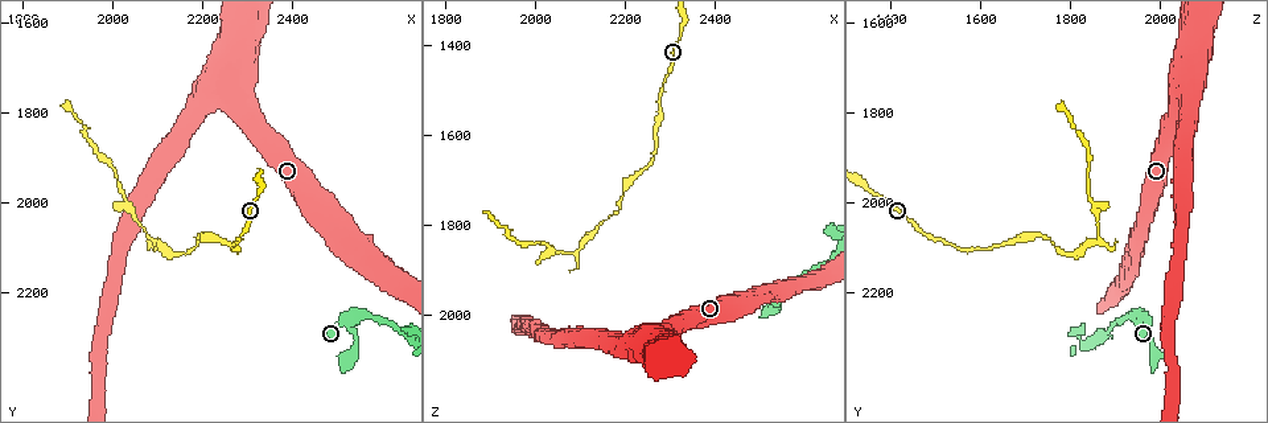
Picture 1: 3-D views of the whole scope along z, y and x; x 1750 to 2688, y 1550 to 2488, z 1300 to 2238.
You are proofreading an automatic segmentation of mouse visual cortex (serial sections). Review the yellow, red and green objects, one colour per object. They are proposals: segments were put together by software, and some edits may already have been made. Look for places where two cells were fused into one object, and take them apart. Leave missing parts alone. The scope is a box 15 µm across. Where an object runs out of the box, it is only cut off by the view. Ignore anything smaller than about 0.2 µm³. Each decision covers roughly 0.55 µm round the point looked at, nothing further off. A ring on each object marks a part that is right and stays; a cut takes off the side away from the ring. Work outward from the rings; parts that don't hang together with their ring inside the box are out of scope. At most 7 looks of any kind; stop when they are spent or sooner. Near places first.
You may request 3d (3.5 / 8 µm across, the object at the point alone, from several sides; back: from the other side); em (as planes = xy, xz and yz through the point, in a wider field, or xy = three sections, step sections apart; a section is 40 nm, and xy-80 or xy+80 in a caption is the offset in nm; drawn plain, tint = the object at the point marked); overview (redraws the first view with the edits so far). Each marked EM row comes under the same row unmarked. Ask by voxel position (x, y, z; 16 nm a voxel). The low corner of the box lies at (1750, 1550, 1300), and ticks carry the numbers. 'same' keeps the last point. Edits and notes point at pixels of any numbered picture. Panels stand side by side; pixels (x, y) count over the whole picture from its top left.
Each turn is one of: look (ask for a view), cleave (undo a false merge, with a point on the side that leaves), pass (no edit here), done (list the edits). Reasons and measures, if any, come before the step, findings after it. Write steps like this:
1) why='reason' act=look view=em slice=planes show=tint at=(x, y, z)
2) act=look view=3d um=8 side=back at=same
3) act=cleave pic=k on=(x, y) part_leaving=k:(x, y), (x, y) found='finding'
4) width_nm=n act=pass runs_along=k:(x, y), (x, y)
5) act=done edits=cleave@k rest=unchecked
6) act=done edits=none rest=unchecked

why='sudden change in width' act=look view=3d um=3.5 at=(2550, 2250, 1940)

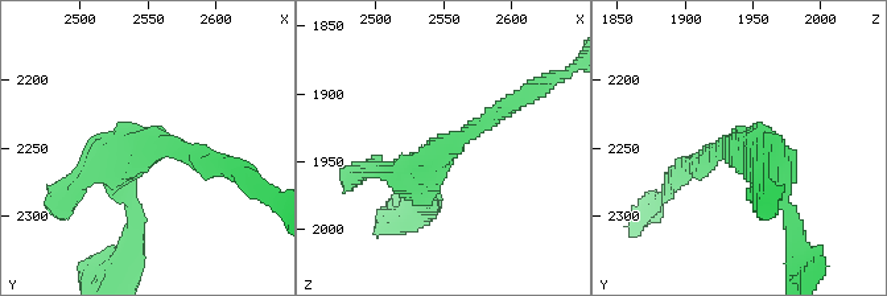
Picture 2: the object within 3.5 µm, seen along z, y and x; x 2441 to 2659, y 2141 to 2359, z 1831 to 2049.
arm_widths_nm=200,250 act=look view=em slice=xy step=1 show=tint at=(2554, 2246, 1944)

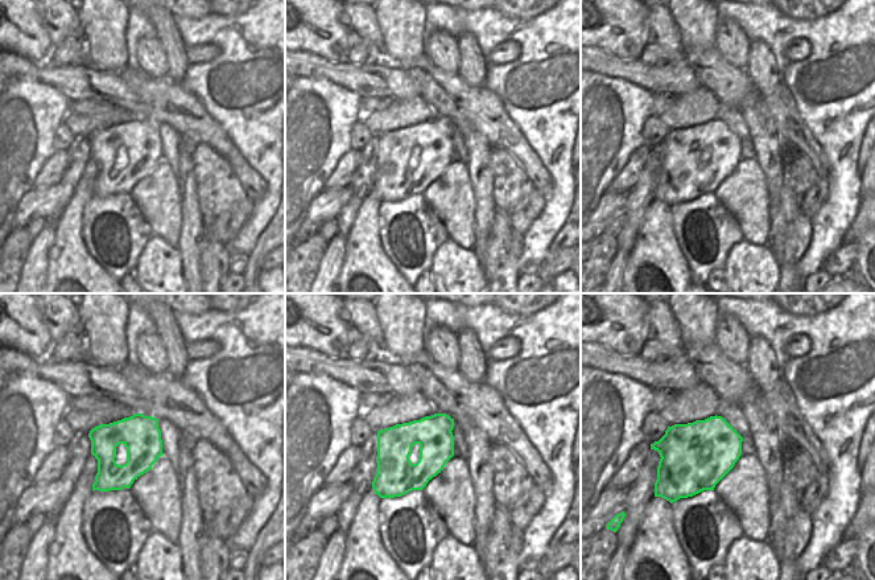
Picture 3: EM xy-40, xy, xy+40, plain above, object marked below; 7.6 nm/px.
act=pass runs_along=2:(378, 167), (423, 173), (515, 102) found='one cell here'

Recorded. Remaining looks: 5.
why='thin neck' act=look view=3d um=3.5 at=(2645, 2290, 1880)

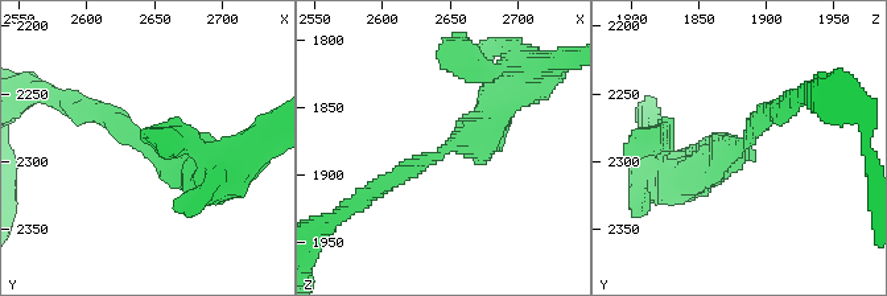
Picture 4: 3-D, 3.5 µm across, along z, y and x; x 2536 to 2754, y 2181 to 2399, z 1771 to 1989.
arm_widths_nm=250,500 act=look view=em slice=xy step=1 show=tint at=(2646, 2286, 1882)

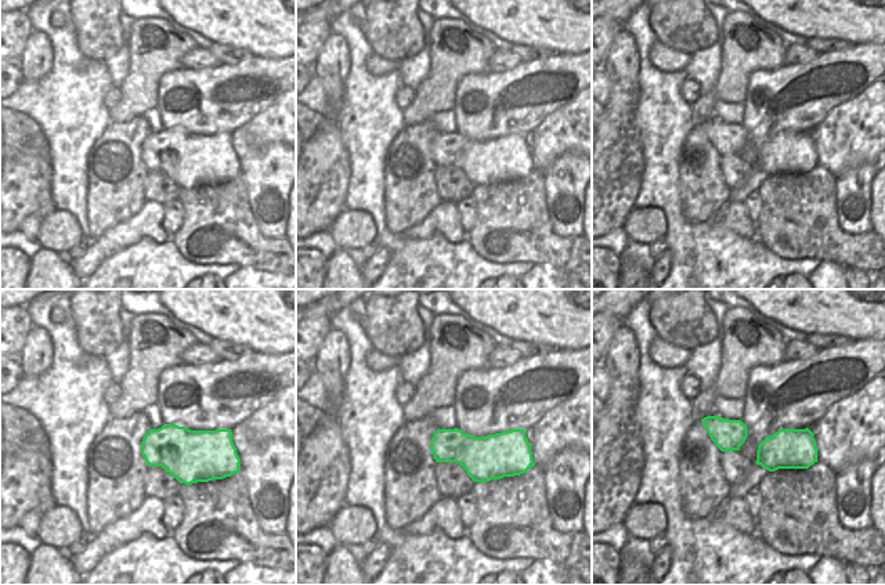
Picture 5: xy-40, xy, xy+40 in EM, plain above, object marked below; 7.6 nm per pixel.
act=pass runs_along=4:(375, 190), (481, 136), (496, 102) found='continuous, no second cell'

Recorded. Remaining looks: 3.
act=look view=3d um=3.5 at=(2070, 2055, 1865)

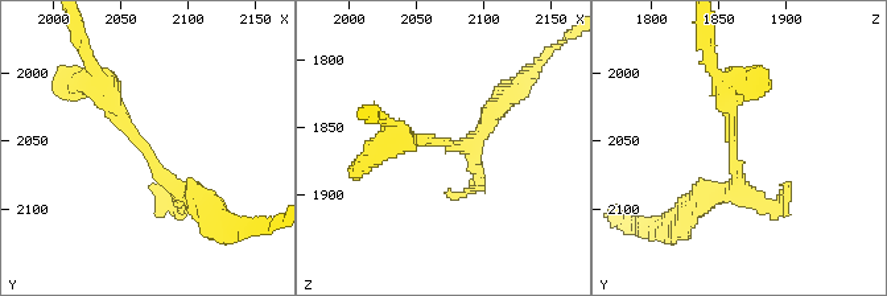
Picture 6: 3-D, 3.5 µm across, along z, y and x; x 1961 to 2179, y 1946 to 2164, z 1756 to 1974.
arm_widths_nm=200,250 act=look view=em slice=xy step=3 show=tint at=(2068, 2054, 1860)

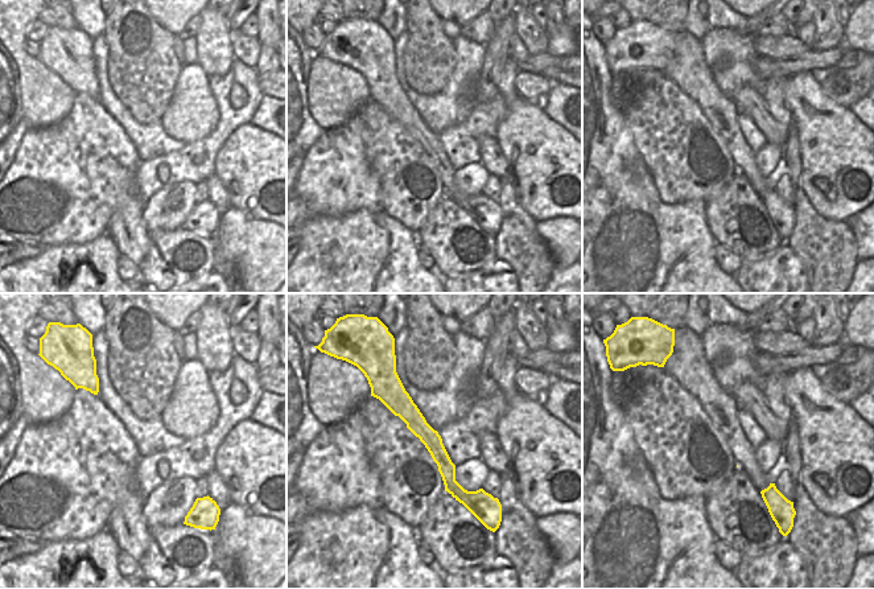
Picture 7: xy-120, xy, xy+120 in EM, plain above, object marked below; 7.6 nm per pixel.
act=pass runs_along=7:(394, 386), (449, 482), (475, 497) found='continuous, no second cell'

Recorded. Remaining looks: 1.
act=done edits=none rest=unchecked

